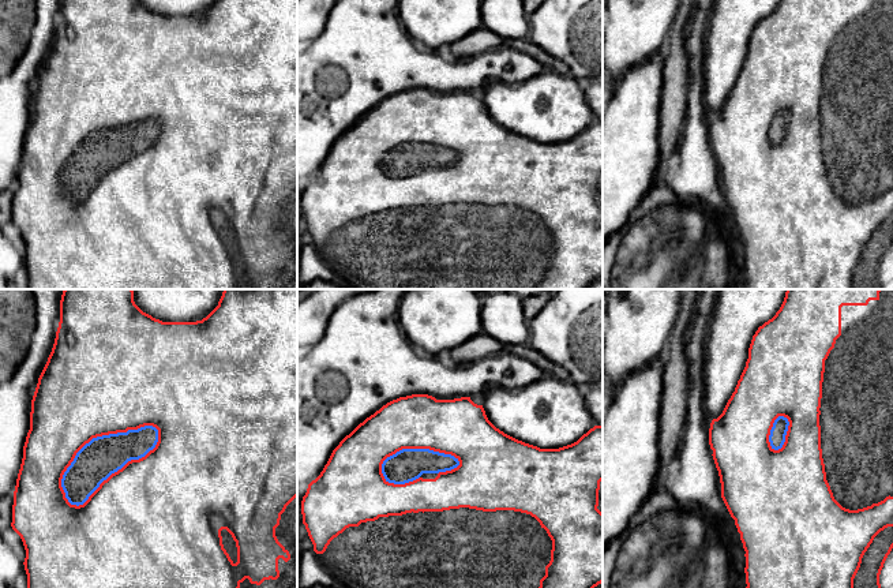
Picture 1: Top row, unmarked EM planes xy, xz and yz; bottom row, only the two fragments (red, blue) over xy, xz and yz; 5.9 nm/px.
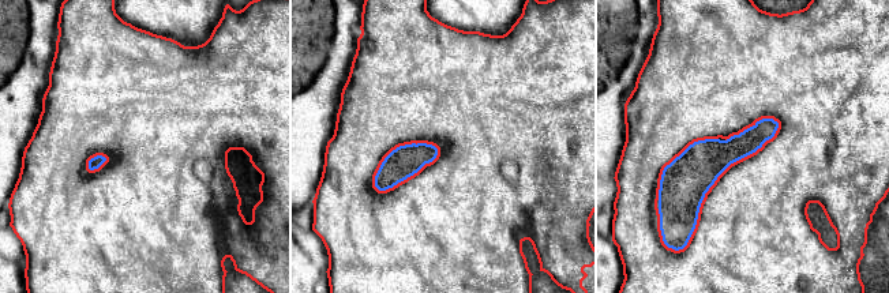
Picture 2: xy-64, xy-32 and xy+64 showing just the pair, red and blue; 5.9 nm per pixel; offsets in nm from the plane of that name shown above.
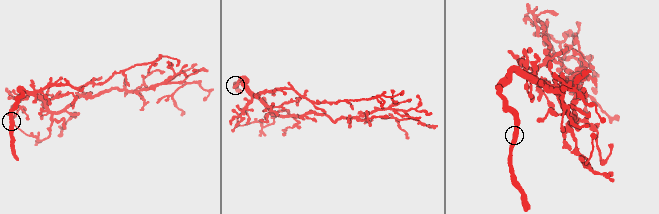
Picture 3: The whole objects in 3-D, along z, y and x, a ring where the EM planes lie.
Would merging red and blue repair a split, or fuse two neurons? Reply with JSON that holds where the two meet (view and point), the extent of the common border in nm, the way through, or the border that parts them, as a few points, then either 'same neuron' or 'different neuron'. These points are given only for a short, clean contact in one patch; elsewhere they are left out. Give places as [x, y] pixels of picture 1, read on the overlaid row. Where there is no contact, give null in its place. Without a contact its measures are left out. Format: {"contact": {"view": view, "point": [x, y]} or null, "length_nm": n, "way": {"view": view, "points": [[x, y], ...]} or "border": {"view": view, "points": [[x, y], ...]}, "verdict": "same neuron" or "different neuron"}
{"contact": {"view": "xy", "point": [119, 469]}, "length_nm": 700, "verdict": "same neuron"}

